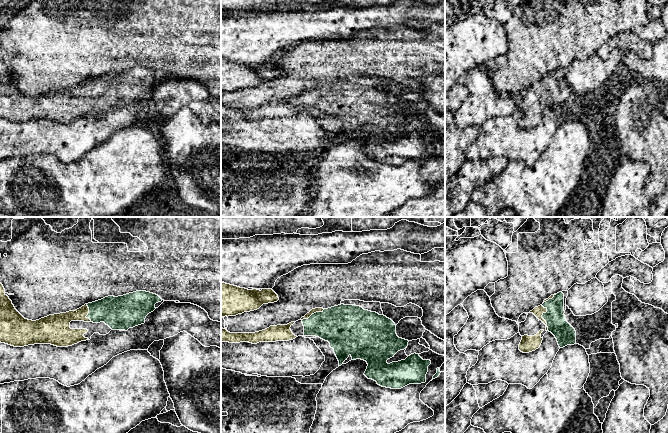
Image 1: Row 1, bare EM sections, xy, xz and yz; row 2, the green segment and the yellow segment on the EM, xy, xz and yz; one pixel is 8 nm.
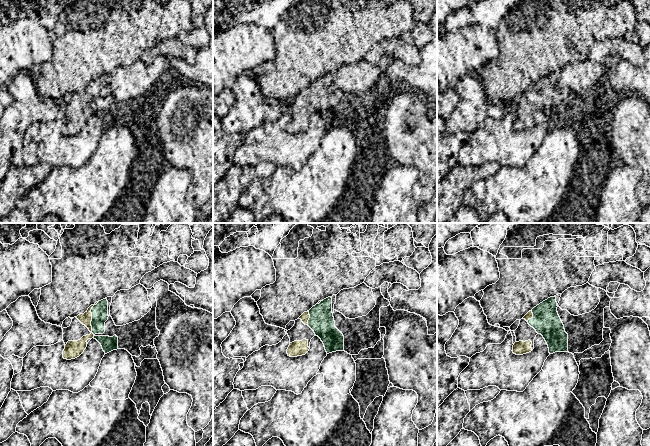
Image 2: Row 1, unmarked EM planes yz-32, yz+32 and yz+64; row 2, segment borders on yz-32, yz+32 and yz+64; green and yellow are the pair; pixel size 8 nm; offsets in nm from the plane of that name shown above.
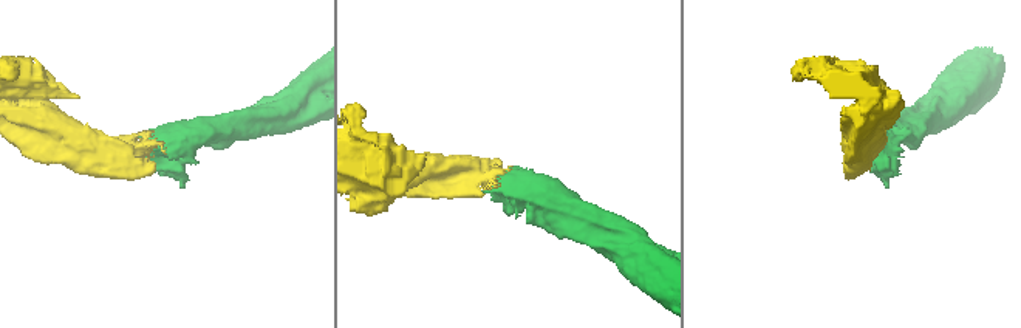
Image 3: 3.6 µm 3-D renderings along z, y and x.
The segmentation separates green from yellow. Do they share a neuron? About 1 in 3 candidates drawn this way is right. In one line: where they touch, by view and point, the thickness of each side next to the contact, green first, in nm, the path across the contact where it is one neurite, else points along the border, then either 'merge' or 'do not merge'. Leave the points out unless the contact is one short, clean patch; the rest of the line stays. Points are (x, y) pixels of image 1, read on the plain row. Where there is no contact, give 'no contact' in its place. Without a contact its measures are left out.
meets green in yz at (542, 93); 160 nm thick on the green side, 80 nm on the other; runs through yz (565, 110), (548, 93), (542, 93), (538, 87); merge

